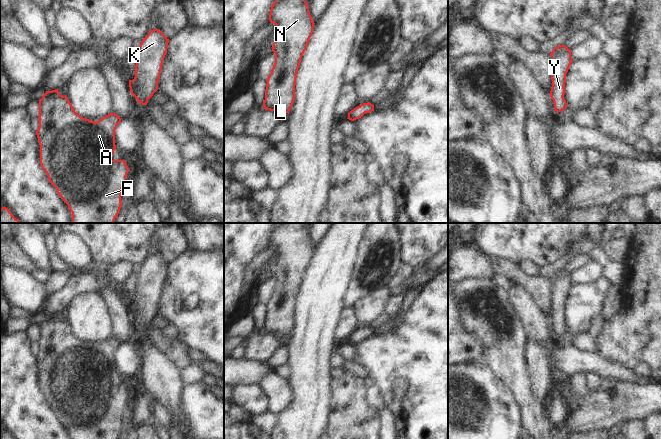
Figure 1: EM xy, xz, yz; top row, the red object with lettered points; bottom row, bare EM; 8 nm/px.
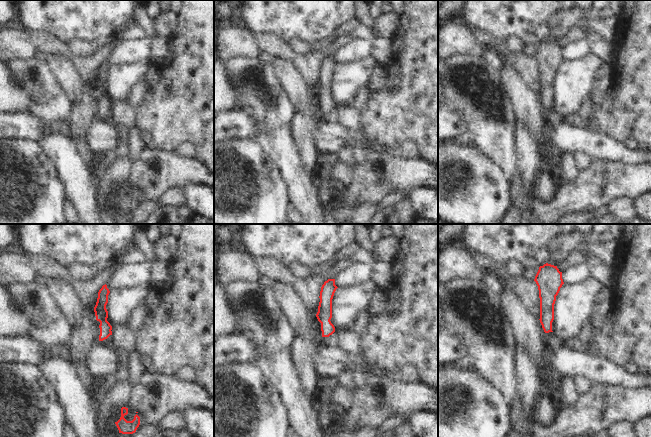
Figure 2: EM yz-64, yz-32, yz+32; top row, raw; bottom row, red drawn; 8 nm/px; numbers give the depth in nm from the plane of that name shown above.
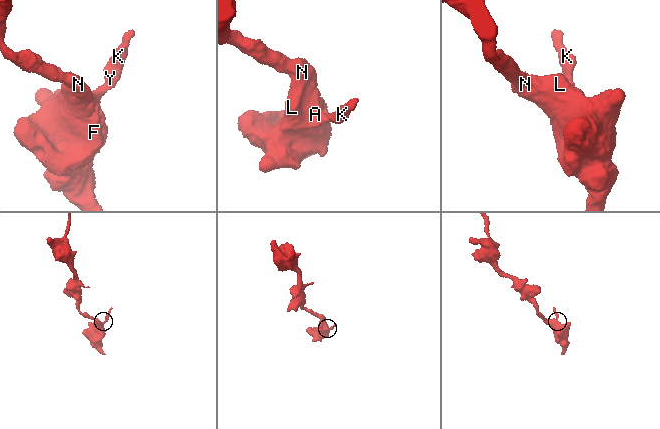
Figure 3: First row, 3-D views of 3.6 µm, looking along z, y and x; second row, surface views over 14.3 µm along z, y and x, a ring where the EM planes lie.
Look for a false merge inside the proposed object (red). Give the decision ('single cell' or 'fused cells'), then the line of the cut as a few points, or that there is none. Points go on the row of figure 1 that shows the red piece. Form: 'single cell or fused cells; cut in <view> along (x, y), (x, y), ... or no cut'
single cell; no cut

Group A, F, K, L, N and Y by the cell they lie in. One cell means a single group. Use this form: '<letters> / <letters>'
A F K L N Y

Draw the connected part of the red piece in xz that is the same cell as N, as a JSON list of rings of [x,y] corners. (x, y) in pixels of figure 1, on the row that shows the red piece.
[[[275,0],[269,20],[276,25],[272,51],[275,63],[267,78],[265,110],[289,113],[295,100],[295,84],[301,58],[313,35],[314,22],[305,0]]]

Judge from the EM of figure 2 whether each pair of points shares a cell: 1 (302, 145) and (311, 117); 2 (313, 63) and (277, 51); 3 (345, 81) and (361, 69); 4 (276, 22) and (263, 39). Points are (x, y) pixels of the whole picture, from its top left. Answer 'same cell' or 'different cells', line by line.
1: same cell
2: same cell
3: same cell
4: different cells

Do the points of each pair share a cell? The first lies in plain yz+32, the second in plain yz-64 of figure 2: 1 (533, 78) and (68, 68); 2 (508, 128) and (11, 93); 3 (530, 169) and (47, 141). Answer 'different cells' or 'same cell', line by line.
1: different cells
2: different cells
3: different cells

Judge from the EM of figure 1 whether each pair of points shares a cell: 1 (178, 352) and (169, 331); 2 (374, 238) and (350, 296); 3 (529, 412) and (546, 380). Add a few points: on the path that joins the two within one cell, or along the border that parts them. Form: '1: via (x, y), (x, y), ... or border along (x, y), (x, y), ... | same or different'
1: border along (161, 330), (168, 337), (176, 338) | different
2: via (367, 252), (357, 270), (355, 282) | same
3: border along (530, 376), (531, 391), (534, 397), (542, 403) | different

